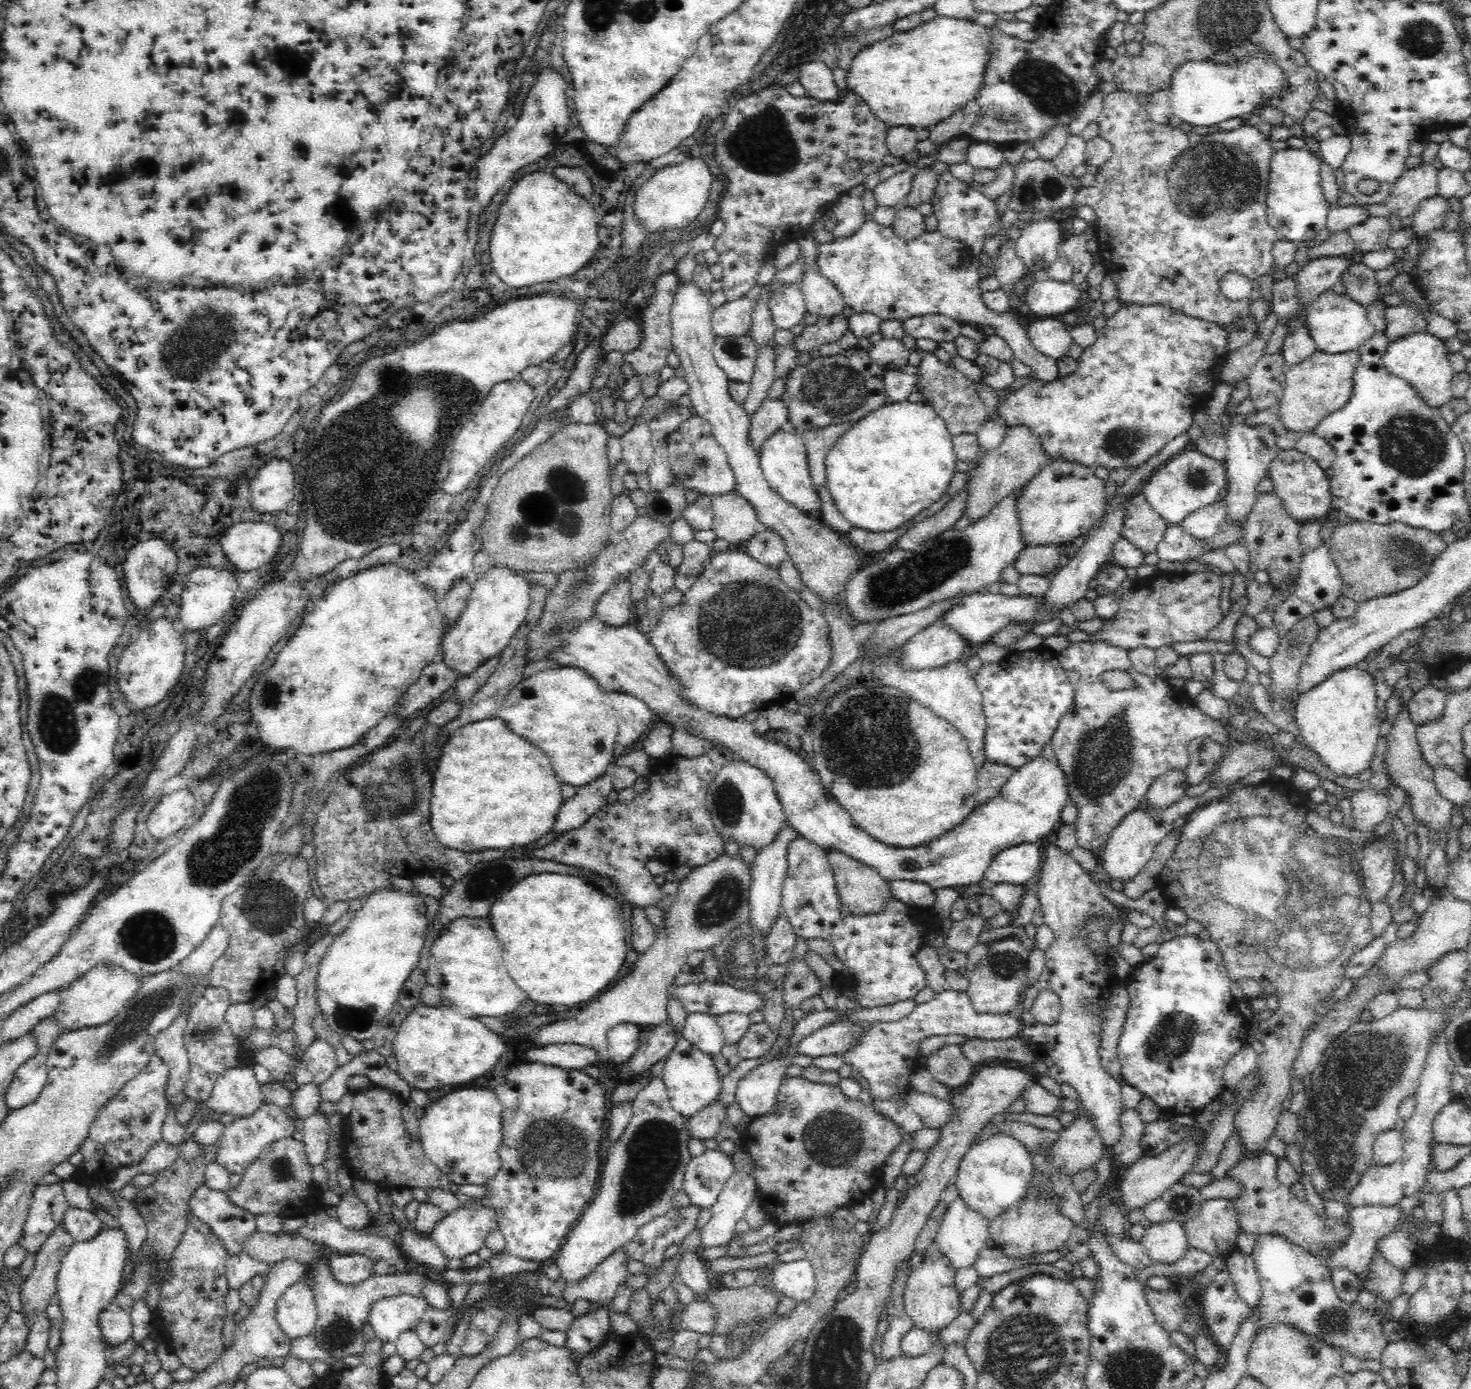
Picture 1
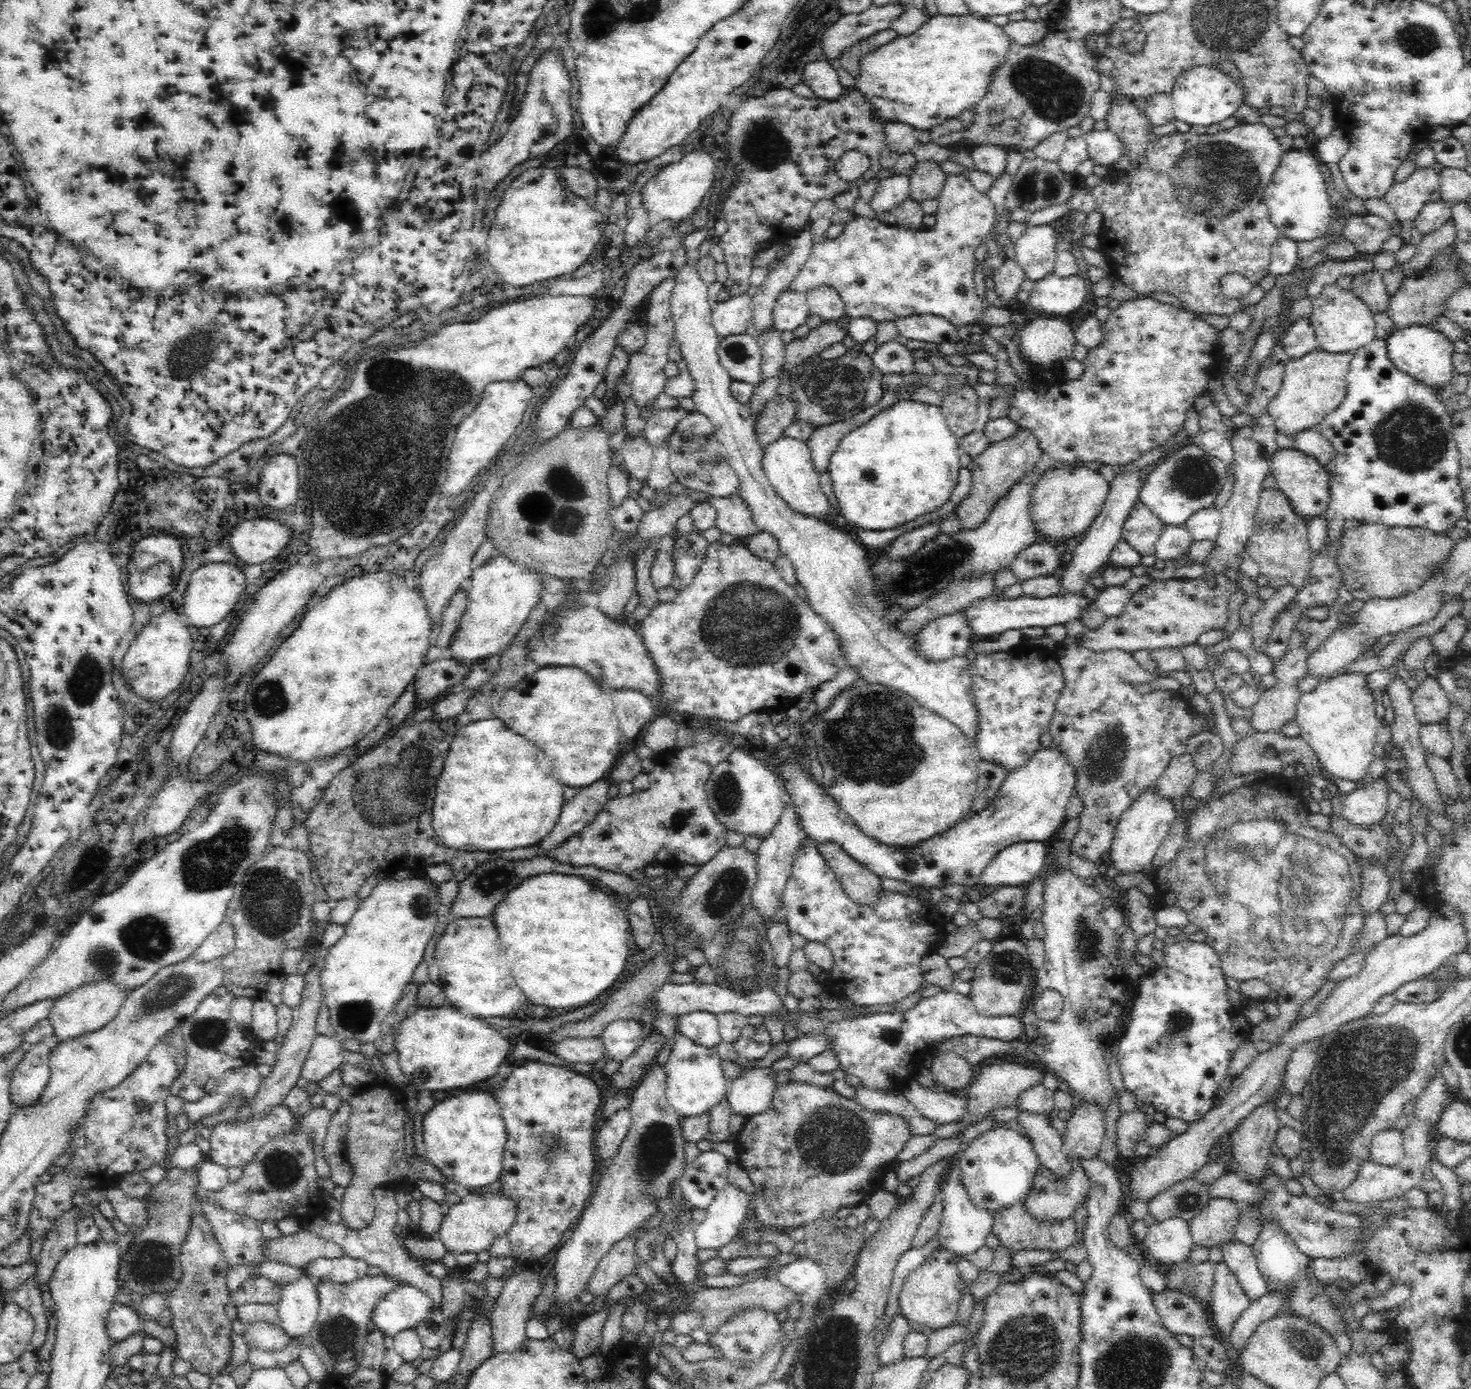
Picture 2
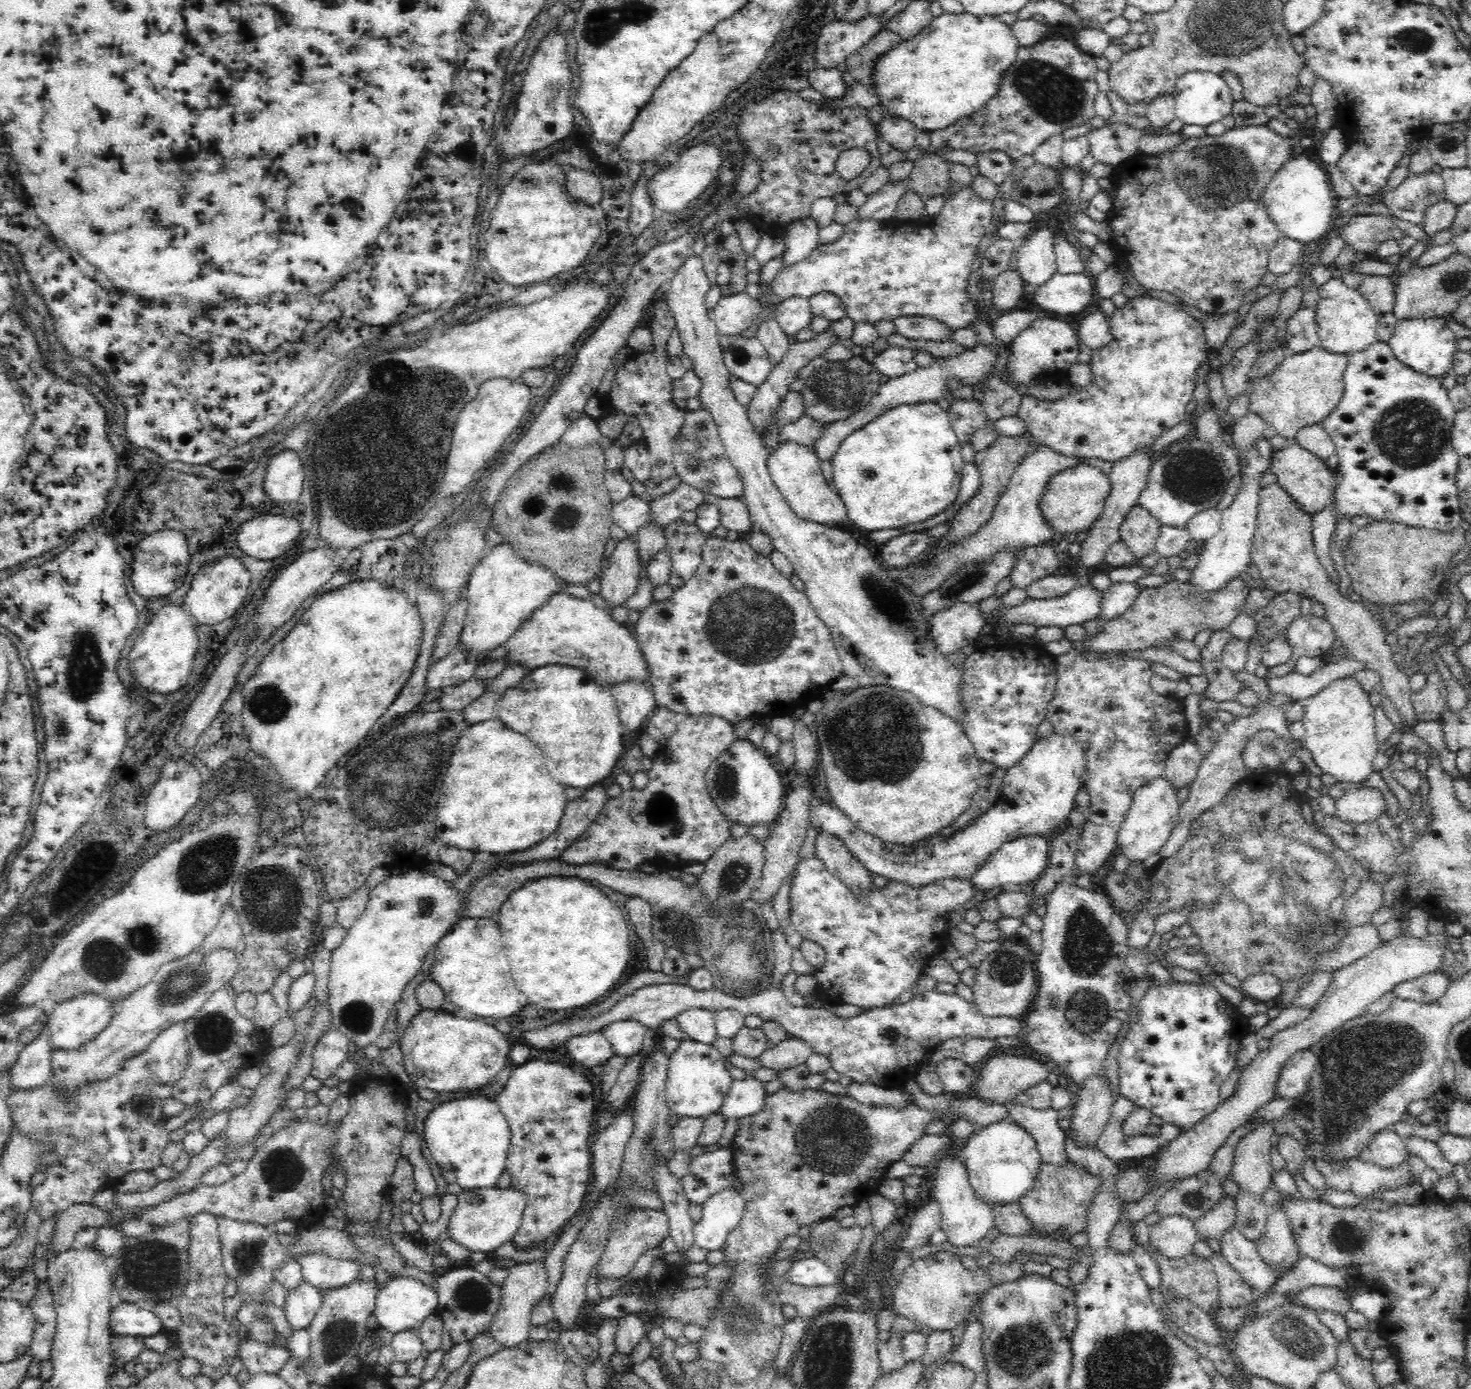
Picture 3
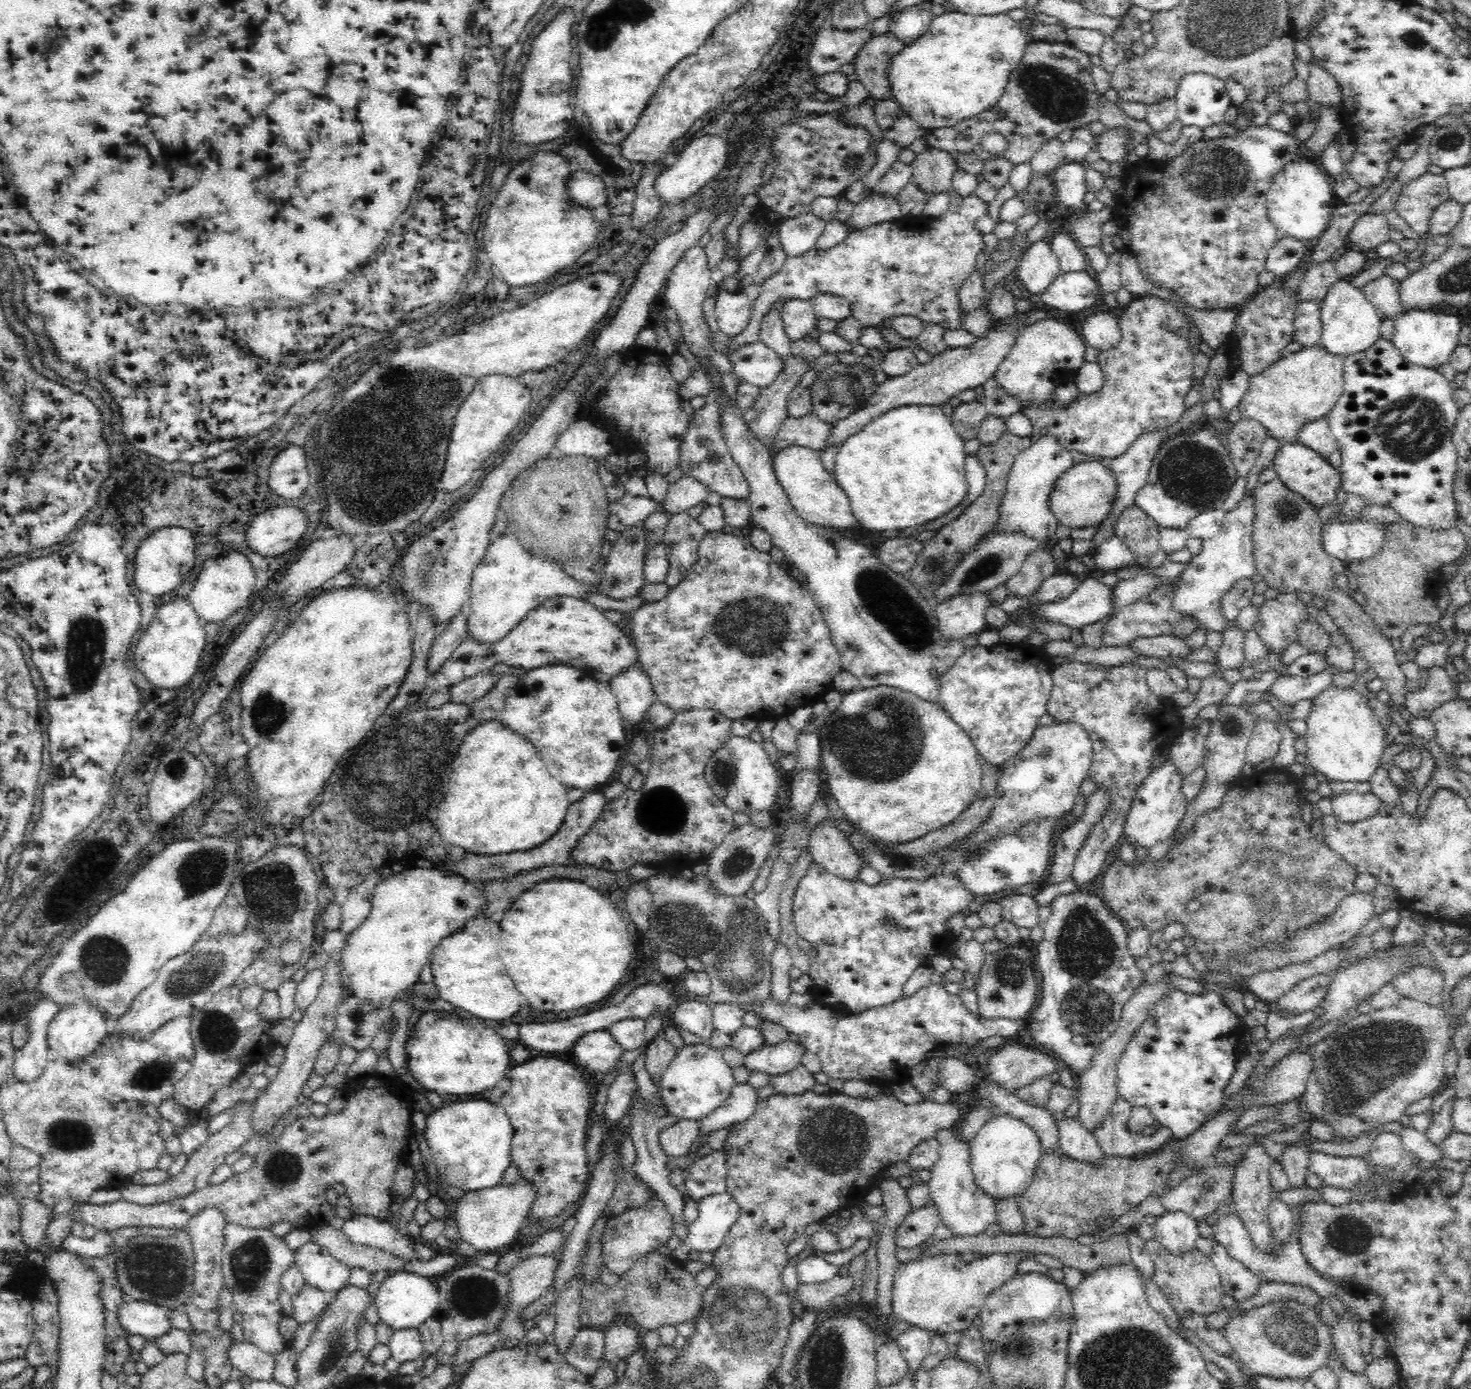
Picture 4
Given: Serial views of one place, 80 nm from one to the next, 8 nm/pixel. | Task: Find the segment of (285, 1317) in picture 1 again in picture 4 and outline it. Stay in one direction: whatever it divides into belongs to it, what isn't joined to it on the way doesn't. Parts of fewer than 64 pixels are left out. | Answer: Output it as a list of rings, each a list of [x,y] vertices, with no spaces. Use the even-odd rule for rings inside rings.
[[[309,1285],[296,1296],[292,1296],[294,1306],[293,1318],[302,1324],[308,1322],[312,1317],[324,1314],[328,1308],[329,1294]]]

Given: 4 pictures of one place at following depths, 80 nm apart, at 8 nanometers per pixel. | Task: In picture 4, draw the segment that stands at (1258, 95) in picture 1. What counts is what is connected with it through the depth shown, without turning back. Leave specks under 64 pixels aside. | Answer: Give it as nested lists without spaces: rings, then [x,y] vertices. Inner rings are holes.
[[[1203,73],[1182,78],[1175,97],[1177,120],[1182,125],[1205,130],[1220,124],[1232,106],[1225,82]]]

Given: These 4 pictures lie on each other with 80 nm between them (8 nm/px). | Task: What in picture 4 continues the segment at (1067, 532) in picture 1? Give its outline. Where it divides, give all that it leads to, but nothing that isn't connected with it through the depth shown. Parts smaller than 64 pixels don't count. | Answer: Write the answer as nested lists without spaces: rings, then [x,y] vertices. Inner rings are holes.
[[[1090,460],[1074,463],[1058,480],[1052,490],[1051,507],[1059,524],[1070,528],[1086,528],[1099,526],[1110,514],[1116,496],[1119,482],[1109,463],[1105,460]]]

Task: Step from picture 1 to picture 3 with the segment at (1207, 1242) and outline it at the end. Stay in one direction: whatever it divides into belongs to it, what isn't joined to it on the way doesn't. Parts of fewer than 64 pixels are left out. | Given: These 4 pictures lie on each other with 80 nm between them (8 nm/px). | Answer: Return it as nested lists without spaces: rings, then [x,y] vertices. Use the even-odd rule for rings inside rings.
[[[1224,1197],[1214,1208],[1211,1208],[1202,1216],[1194,1220],[1194,1227],[1198,1233],[1198,1239],[1219,1240],[1222,1231],[1235,1222],[1235,1202],[1232,1197]]]

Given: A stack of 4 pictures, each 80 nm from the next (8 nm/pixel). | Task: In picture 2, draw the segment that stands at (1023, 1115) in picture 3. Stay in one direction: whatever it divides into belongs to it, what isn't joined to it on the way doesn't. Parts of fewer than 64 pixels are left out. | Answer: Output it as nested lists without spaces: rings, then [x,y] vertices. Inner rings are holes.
[[[1020,1108],[1015,1119],[1023,1133],[1032,1141],[1040,1165],[1050,1168],[1057,1176],[1064,1178],[1075,1165],[1069,1161],[1069,1154],[1062,1148],[1064,1135],[1050,1124],[1058,1113],[1056,1109],[1034,1113]]]

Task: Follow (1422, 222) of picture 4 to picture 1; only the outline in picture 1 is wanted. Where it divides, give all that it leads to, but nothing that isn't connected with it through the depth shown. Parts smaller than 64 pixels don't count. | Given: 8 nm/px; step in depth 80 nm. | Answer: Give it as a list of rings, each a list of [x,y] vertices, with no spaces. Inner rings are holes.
[[[1430,164],[1406,170],[1392,185],[1384,202],[1386,207],[1400,218],[1411,218],[1423,201],[1439,196],[1437,172]]]

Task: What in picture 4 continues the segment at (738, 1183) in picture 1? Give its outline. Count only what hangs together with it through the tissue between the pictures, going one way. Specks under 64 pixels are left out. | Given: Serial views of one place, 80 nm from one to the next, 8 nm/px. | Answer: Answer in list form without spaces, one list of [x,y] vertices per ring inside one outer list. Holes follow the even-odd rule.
[[[727,1192],[701,1198],[698,1218],[687,1226],[686,1238],[671,1256],[681,1264],[687,1259],[688,1250],[700,1253],[715,1251],[738,1215],[738,1205]]]

